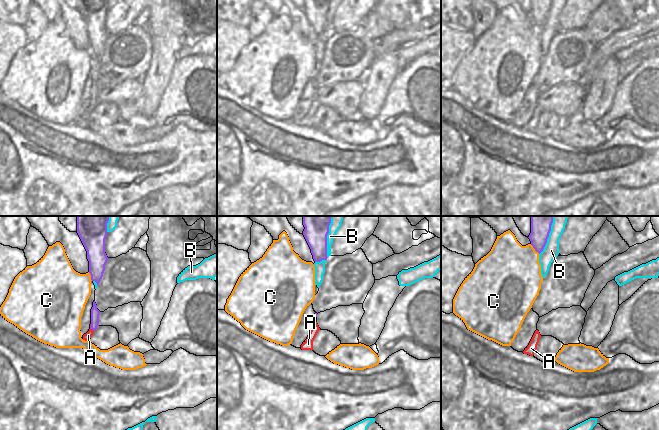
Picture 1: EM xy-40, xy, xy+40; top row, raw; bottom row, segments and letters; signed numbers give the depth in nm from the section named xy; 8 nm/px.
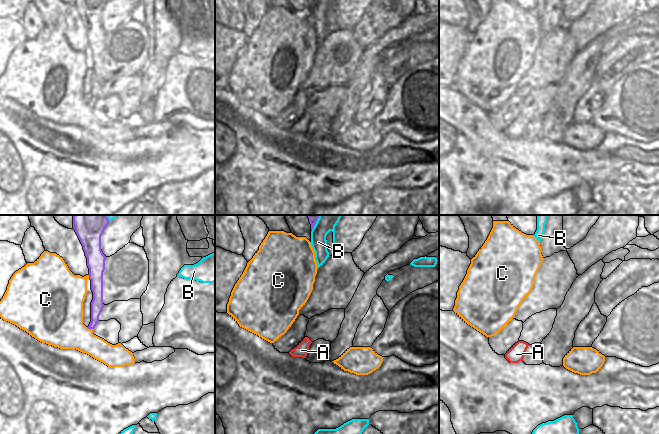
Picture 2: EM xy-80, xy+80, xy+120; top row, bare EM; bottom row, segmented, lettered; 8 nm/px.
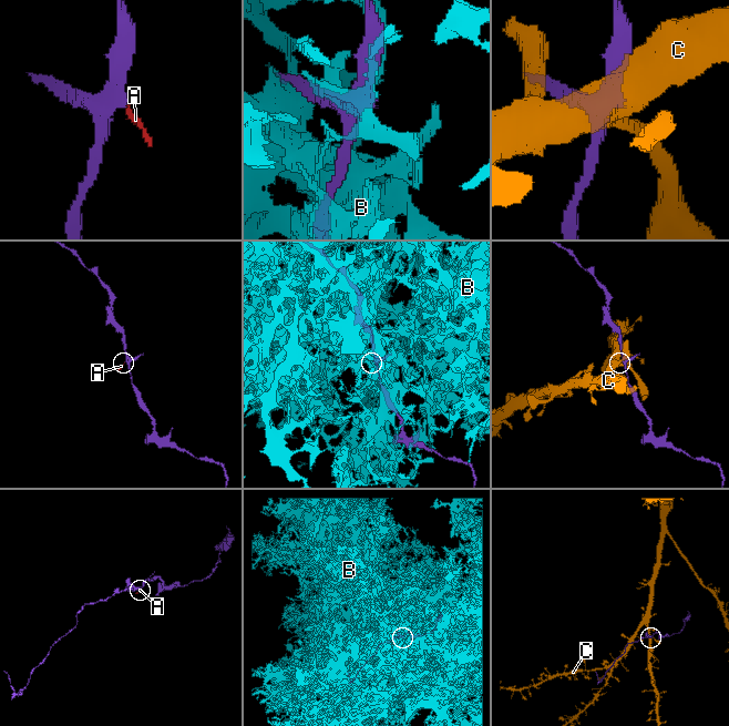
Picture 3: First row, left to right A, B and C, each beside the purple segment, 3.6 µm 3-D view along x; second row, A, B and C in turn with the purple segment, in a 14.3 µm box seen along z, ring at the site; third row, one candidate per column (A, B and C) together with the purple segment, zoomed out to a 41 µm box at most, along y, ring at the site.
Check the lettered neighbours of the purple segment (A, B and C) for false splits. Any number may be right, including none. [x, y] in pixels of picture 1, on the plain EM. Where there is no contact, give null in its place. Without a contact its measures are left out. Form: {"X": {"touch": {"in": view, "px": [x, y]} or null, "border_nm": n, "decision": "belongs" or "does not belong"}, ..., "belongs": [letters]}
{"A": {"touch": {"in": "xy-40", "px": [92, 105]}, "border_nm": 40, "decision": "does not belong"}, "B": {"touch": {"in": "xy", "px": [326, 17]}, "border_nm": 280, "decision": "does not belong"}, "C": {"touch": {"in": "xy+40", "px": [534, 24]}, "border_nm": 110, "decision": "does not belong"}, "belongs": []}

